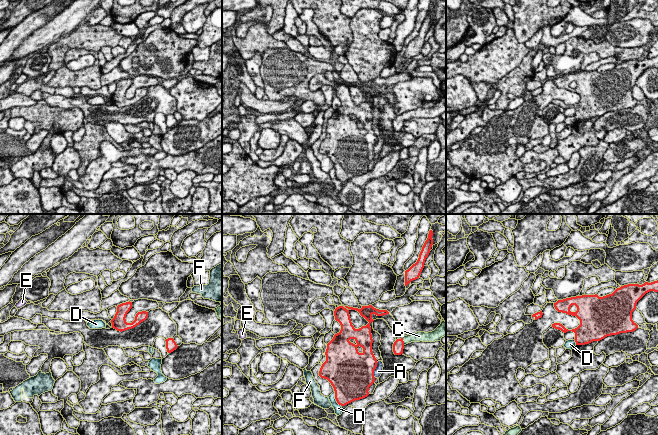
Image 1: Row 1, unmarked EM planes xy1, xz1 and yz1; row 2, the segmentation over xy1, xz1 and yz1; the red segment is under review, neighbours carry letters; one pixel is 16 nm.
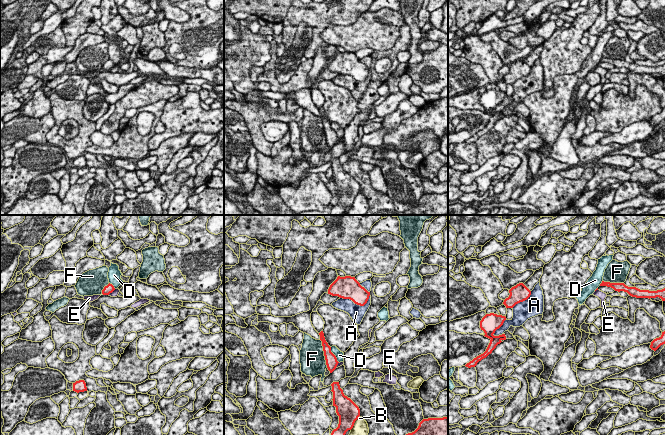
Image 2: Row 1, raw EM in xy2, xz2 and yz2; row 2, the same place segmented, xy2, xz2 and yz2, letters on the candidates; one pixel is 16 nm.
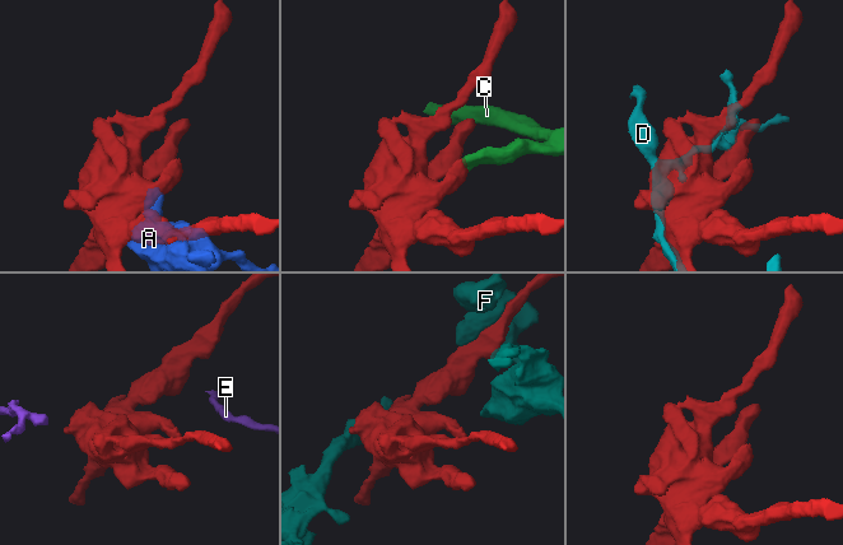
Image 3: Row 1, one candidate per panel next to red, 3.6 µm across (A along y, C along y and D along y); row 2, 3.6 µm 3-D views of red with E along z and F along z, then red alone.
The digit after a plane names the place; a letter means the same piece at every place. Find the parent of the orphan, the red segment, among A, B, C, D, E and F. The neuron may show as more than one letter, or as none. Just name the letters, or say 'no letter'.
C

